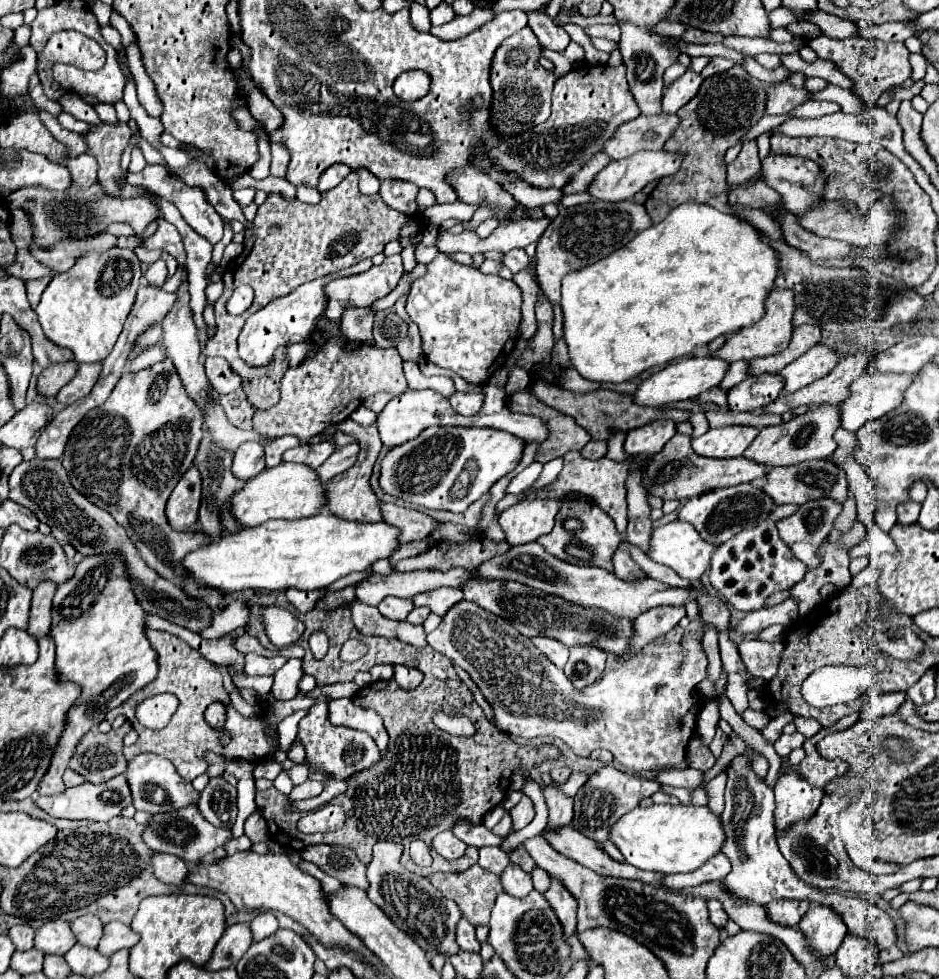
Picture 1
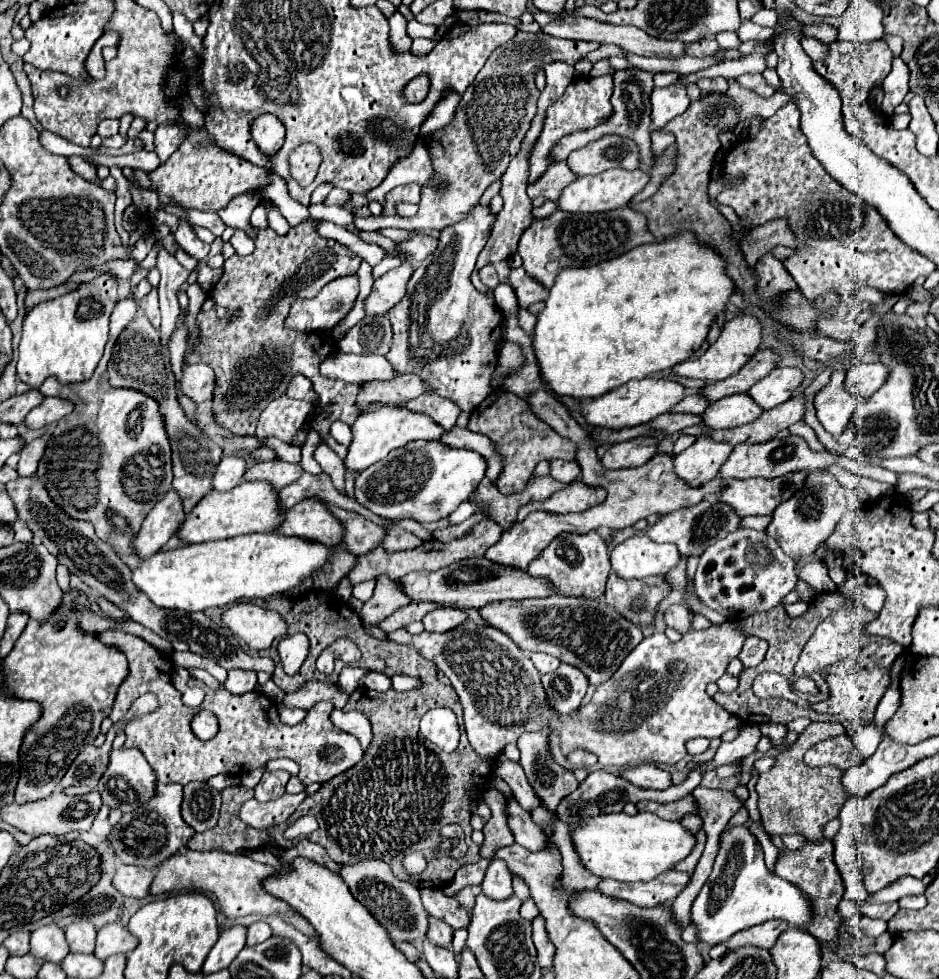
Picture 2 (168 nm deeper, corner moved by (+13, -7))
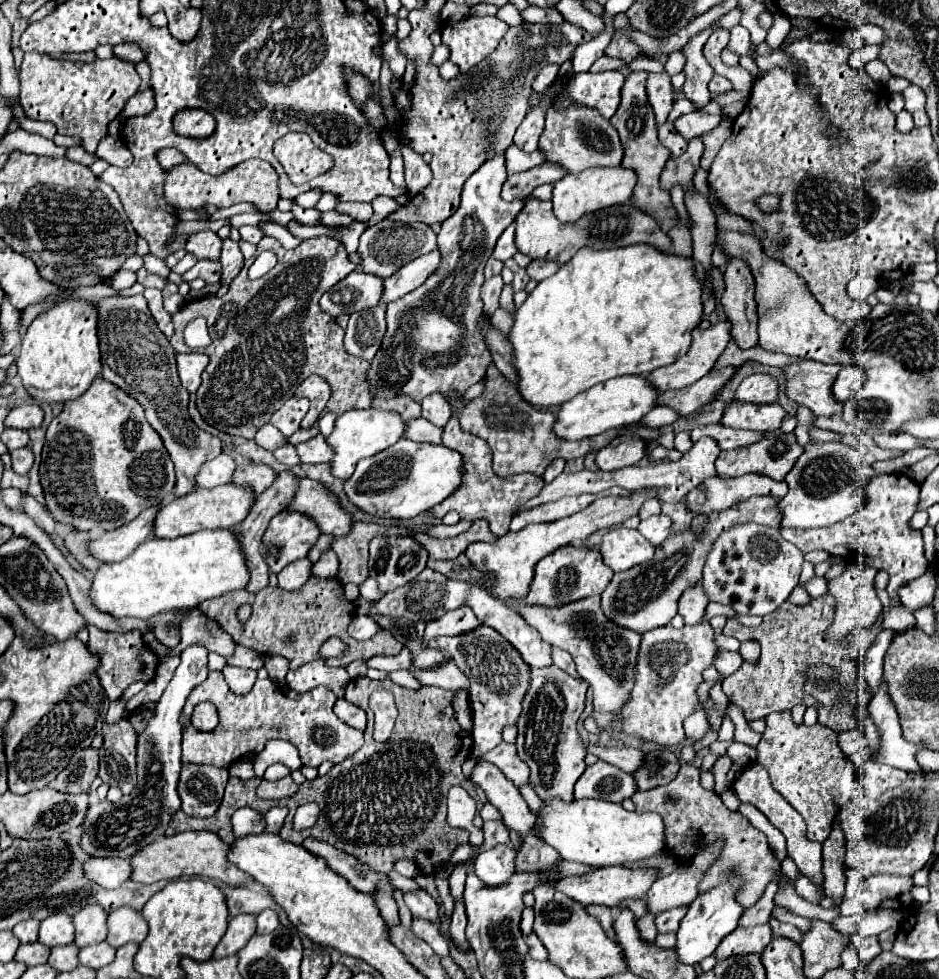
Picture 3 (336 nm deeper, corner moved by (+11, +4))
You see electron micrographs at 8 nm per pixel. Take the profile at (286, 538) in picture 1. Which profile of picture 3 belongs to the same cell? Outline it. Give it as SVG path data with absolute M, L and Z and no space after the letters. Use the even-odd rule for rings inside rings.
M216 529L198 531L174 541L144 541L124 561L100 565L92 577L88 597L102 613L148 619L166 609L196 607L206 599L244 589L246 581L248 571L234 533L230 529Z

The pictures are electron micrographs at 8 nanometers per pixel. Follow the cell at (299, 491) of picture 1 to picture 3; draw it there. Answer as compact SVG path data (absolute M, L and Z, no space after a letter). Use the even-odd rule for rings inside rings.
M226 483L218 489L194 489L182 497L174 497L170 503L164 503L154 519L154 539L176 539L190 535L202 529L230 529L244 521L254 503L254 493L242 489L234 483Z

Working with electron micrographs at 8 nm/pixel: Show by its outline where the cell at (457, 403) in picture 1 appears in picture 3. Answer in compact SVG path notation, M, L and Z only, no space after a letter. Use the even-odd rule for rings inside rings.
M432 393L422 399L422 417L436 427L444 427L450 419L450 405L442 393Z

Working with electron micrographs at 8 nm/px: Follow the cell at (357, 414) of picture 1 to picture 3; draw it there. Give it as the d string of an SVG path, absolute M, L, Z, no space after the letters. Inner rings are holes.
M326 413L326 415L320 417L318 427L320 427L320 433L322 433L324 437L330 435L330 431L334 429L334 421L336 421L336 413Z

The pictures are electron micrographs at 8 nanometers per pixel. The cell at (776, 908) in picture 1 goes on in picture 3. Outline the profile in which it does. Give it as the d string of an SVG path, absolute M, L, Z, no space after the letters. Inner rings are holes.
M756 925L756 927L738 927L728 937L722 939L720 947L714 951L716 959L728 959L734 955L746 953L762 953L762 949L772 941L770 925Z

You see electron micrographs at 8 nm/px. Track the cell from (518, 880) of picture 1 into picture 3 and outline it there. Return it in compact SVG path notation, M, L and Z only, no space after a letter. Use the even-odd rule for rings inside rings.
M508 845L482 851L474 861L474 873L484 885L502 885L514 873L514 855L516 851Z

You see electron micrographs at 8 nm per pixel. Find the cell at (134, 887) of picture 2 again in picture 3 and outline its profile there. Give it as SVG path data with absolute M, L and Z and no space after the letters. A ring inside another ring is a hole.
M92 857L84 865L86 879L98 883L104 889L116 889L130 879L130 861L126 859L108 859L108 857Z

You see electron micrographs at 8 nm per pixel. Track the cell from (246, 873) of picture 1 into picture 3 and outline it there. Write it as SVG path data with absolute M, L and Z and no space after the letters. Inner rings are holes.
M206 831L178 833L138 849L138 853L130 857L130 865L132 865L130 879L142 885L150 885L156 881L172 881L180 877L210 877L210 879L220 879L234 887L250 883L252 879L246 873L242 873L234 863L226 861L226 853L228 853L228 845L218 841L214 833L206 833Z

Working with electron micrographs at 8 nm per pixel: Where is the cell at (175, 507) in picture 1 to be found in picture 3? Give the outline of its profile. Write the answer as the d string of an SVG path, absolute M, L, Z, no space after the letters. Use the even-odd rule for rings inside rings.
M150 507L142 511L134 521L114 531L102 533L96 539L90 539L88 553L102 563L114 563L126 559L142 541L150 539L150 521L154 521L154 509L158 507Z

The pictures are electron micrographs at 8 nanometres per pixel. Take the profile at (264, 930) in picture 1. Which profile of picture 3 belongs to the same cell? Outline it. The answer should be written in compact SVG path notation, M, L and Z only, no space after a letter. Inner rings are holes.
M266 909L258 915L258 931L256 933L272 933L278 925L280 925L280 921L278 921L276 911Z

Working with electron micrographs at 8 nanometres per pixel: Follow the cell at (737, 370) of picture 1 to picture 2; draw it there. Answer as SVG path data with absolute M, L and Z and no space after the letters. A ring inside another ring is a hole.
M696 390L692 394L688 394L680 404L676 404L676 408L672 408L672 412L692 412L692 414L702 414L706 410L710 402L704 398L702 390Z

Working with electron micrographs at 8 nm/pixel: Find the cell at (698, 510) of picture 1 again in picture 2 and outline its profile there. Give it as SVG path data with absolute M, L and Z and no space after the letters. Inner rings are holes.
M702 500L696 506L688 506L688 508L680 508L674 510L666 516L662 516L654 526L650 526L646 530L646 534L656 540L656 542L672 542L678 546L682 556L700 556L708 546L712 546L714 542L722 540L726 534L736 532L740 528L740 516L736 516L734 508L730 508L728 504L716 500Z

